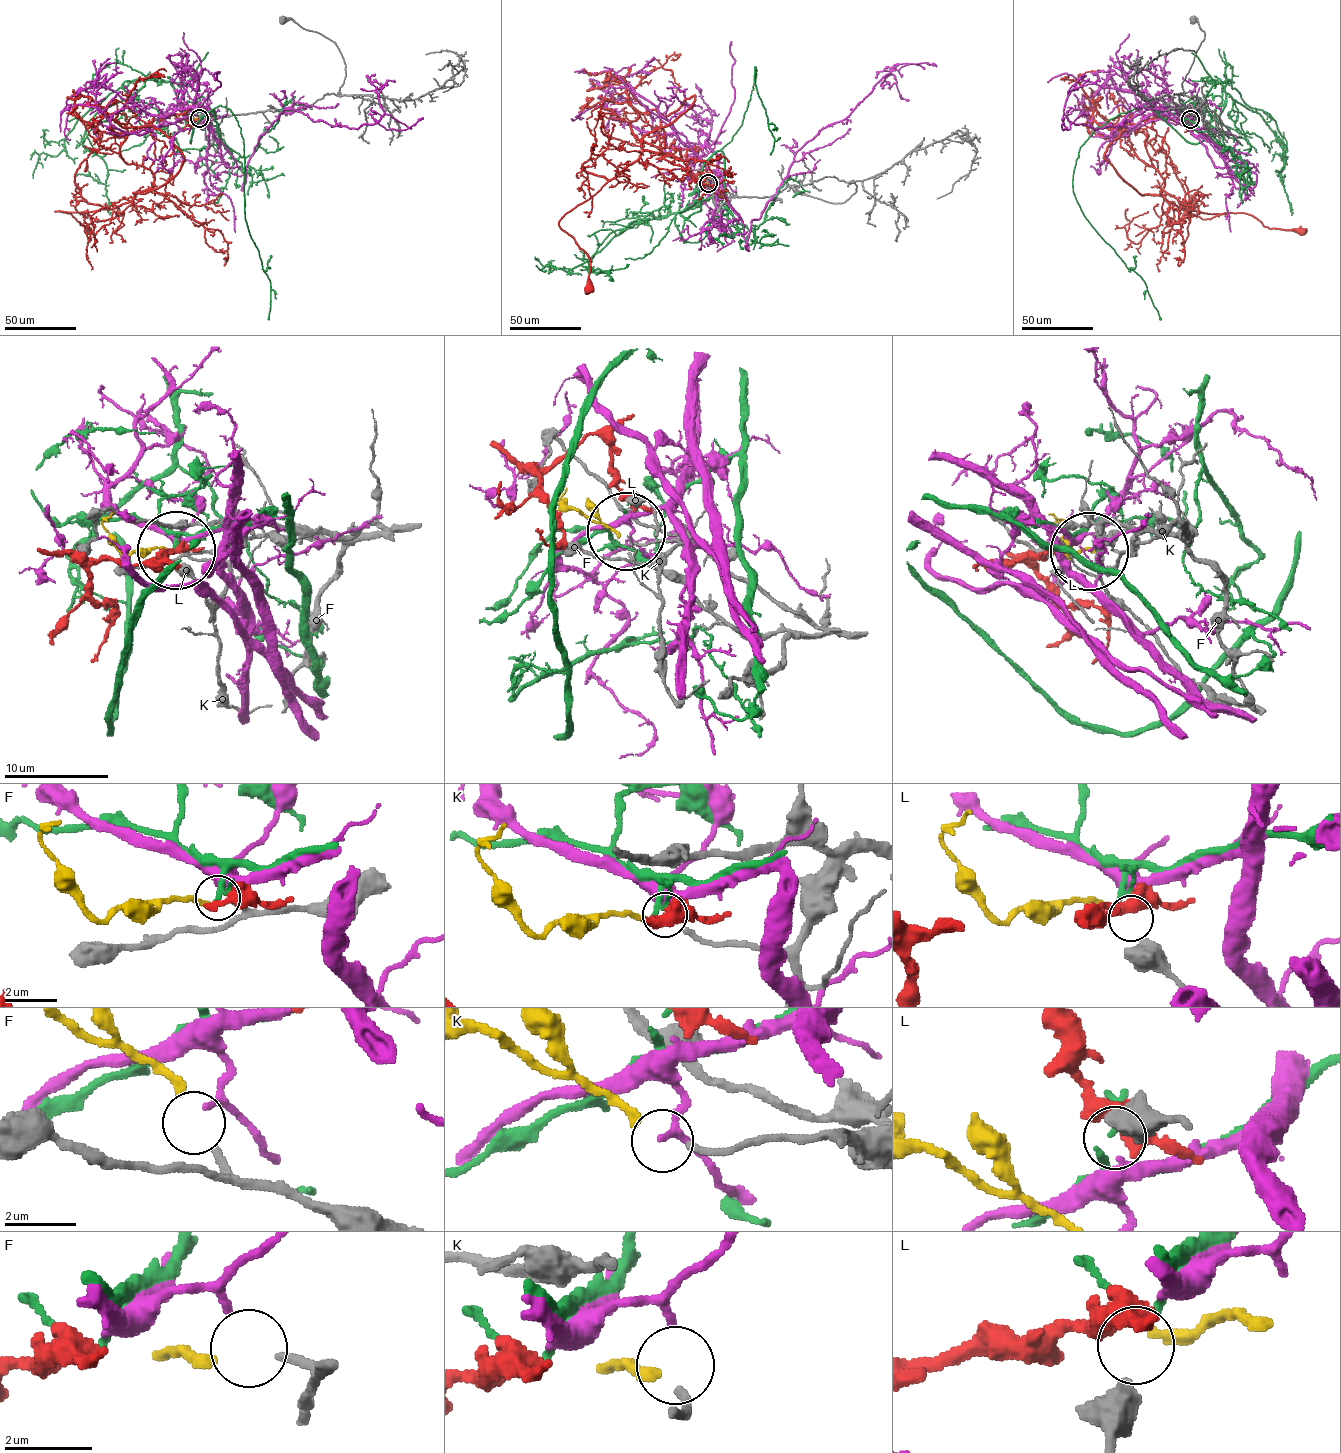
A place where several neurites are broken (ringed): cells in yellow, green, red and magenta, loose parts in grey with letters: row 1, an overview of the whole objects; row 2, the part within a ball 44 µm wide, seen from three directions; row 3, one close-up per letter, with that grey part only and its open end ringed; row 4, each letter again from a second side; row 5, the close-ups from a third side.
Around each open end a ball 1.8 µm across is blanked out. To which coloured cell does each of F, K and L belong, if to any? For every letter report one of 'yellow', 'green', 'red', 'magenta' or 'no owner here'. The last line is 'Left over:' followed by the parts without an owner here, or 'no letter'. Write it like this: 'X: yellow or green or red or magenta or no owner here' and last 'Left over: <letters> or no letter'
F: yellow
K: no owner here
L: green
Left over: K

